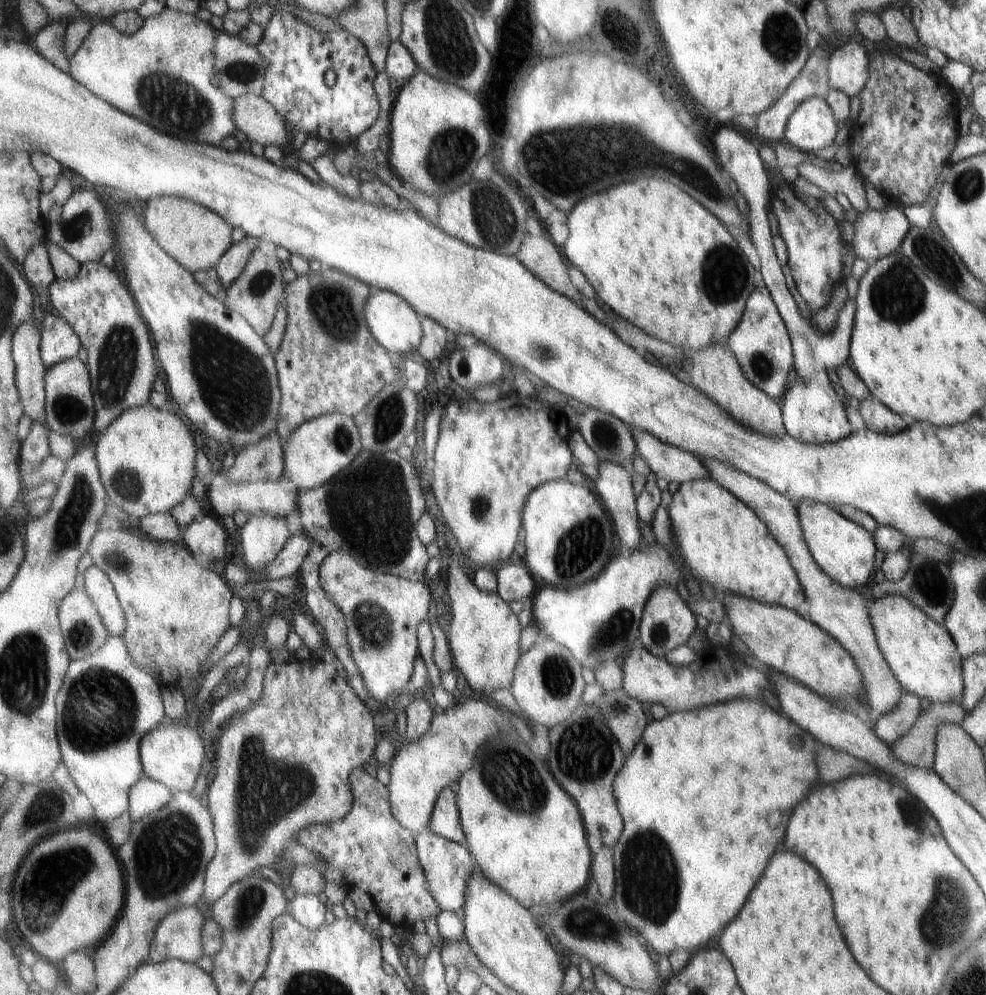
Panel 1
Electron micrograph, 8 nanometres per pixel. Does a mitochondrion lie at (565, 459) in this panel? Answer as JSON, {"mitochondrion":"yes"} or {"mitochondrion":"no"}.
{"mitochondrion":"no"}

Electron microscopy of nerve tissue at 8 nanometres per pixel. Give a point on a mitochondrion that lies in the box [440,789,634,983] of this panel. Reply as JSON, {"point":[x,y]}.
{"point":[579,926]}

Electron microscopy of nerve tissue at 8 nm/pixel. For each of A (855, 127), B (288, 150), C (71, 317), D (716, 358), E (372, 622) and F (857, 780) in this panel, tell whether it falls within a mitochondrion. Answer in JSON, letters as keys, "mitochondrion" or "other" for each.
{"A":"other","B":"other","C":"other","D":"other","E":"mitochondrion","F":"other"}

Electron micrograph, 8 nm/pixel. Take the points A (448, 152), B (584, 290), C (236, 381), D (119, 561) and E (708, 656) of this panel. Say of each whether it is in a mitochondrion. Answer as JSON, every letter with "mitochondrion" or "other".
{"A":"mitochondrion","B":"other","C":"mitochondrion","D":"mitochondrion","E":"other"}

